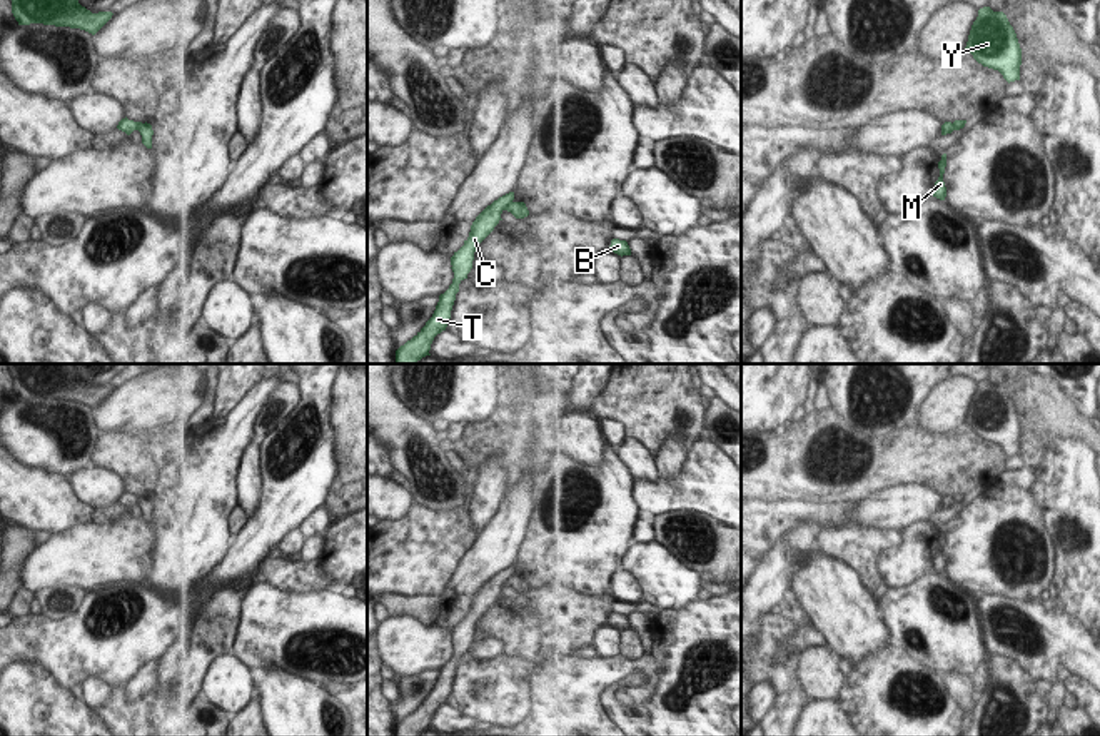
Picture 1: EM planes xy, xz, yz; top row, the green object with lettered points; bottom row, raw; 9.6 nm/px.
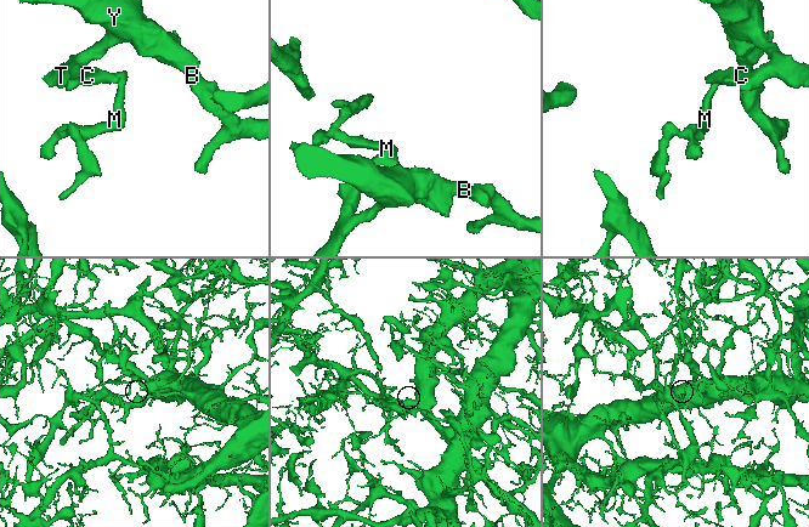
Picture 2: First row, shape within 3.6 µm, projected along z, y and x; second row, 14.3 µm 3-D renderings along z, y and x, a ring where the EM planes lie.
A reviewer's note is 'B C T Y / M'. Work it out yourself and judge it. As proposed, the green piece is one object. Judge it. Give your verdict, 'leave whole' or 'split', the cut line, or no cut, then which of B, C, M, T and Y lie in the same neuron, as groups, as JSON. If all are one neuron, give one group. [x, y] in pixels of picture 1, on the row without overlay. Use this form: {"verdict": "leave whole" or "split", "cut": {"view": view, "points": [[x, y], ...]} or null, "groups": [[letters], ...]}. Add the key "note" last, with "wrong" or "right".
{"verdict": "split", "cut": {"view": "xz", "points": [[511, 574], [503, 583]]}, "groups": [["B", "C", "T", "Y"], ["M"]], "note": "right"}

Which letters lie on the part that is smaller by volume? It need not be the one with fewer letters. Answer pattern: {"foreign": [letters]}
{"foreign": ["M"]}

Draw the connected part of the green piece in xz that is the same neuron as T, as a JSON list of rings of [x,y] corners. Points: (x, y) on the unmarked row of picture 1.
[[[509,566],[491,579],[487,579],[472,596],[469,611],[464,619],[454,626],[451,631],[451,643],[454,646],[452,658],[449,663],[439,669],[439,676],[432,691],[426,699],[404,719],[396,724],[396,736],[417,736],[426,729],[431,729],[431,718],[437,708],[446,704],[451,693],[451,684],[459,666],[459,658],[467,653],[472,643],[474,626],[477,619],[494,604],[494,601],[502,594],[502,584],[514,574],[514,566]]]

